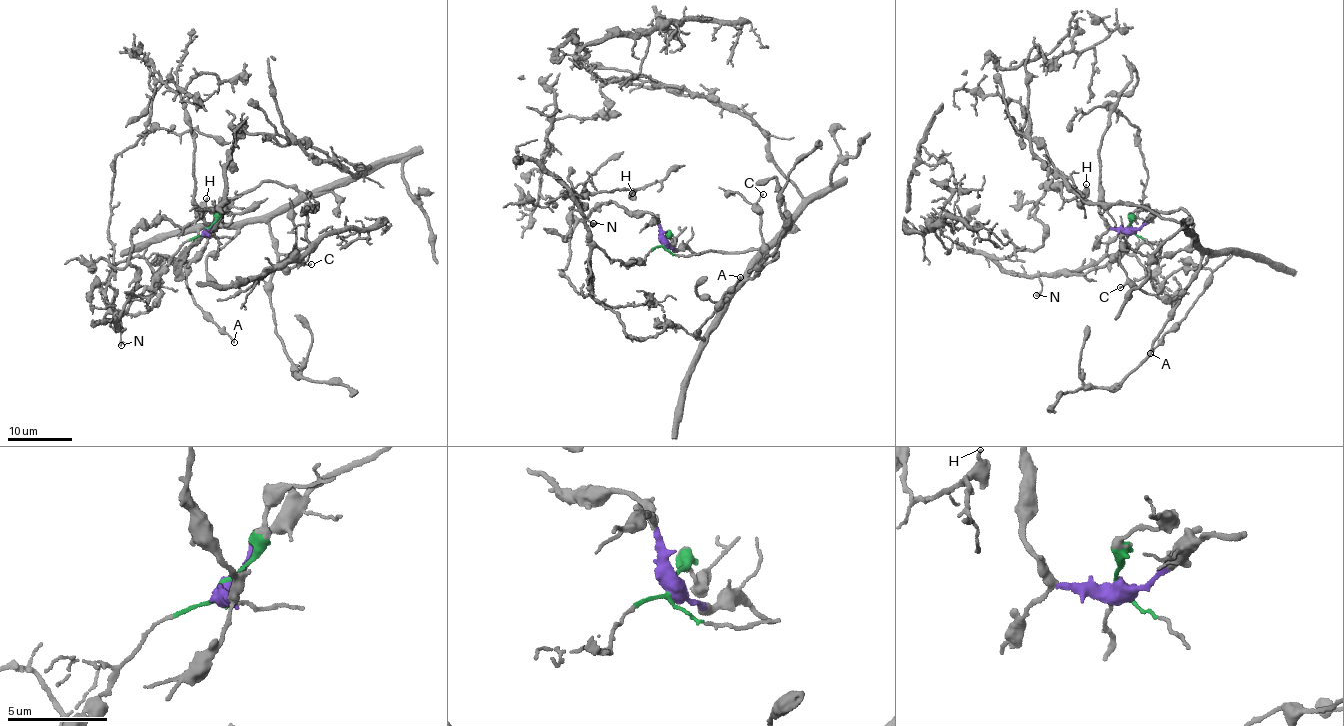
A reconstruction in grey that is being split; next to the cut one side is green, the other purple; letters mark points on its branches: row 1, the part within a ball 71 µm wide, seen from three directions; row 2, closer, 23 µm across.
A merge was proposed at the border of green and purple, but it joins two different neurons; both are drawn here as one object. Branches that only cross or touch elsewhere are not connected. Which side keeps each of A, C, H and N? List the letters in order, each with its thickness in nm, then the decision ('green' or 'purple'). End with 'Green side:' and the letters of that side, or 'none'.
A: 100 nm | purple
C: 110 nm | purple
H: 180 nm | green
N: 100 nm | green
Green side: H, N

